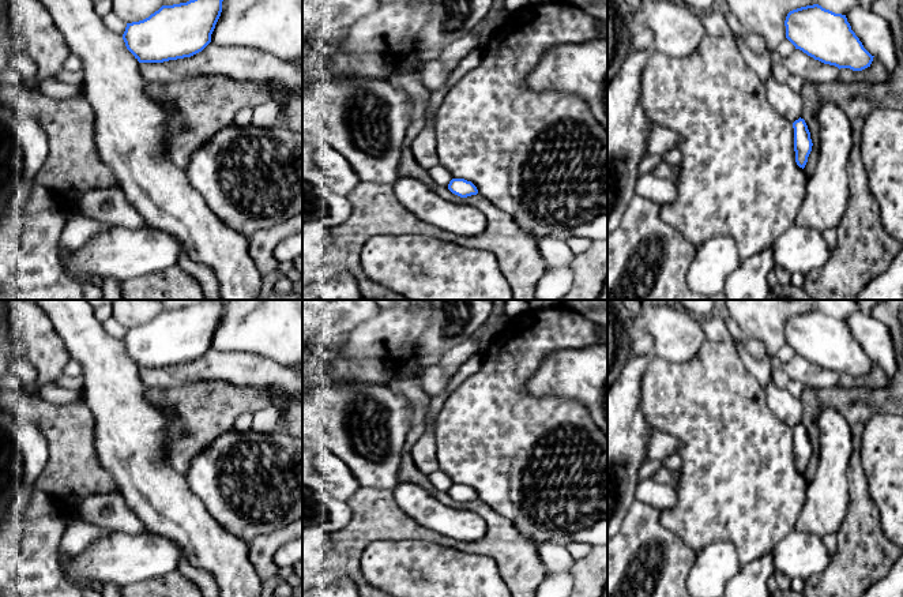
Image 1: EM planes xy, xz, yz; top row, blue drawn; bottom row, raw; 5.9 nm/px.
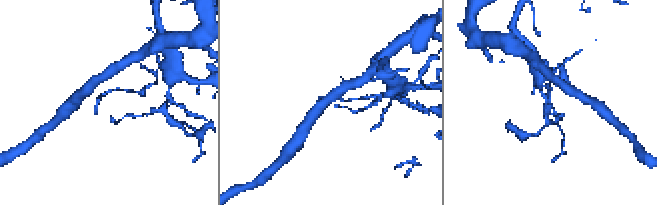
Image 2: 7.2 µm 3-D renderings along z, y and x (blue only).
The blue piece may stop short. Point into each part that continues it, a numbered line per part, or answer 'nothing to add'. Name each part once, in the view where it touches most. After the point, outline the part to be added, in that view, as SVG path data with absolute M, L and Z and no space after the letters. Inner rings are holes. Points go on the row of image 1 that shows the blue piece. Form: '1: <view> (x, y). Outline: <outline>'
nothing to add

